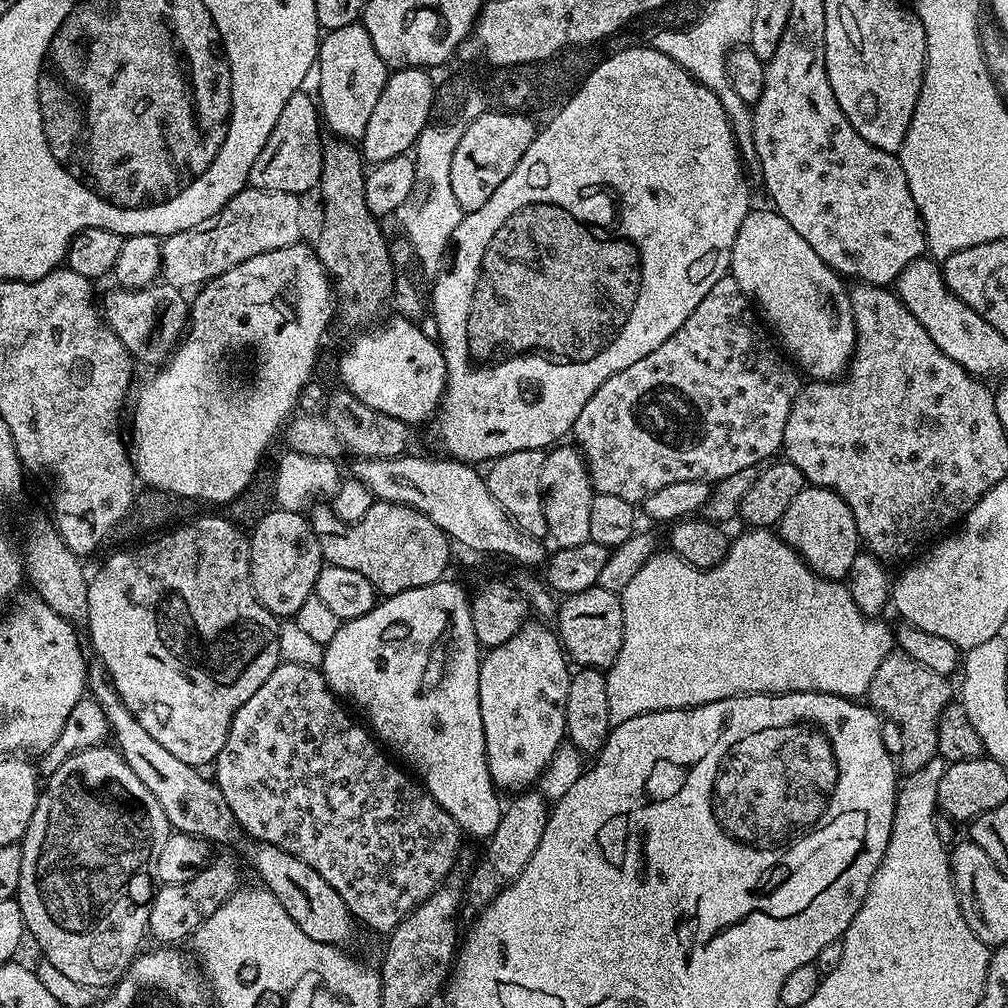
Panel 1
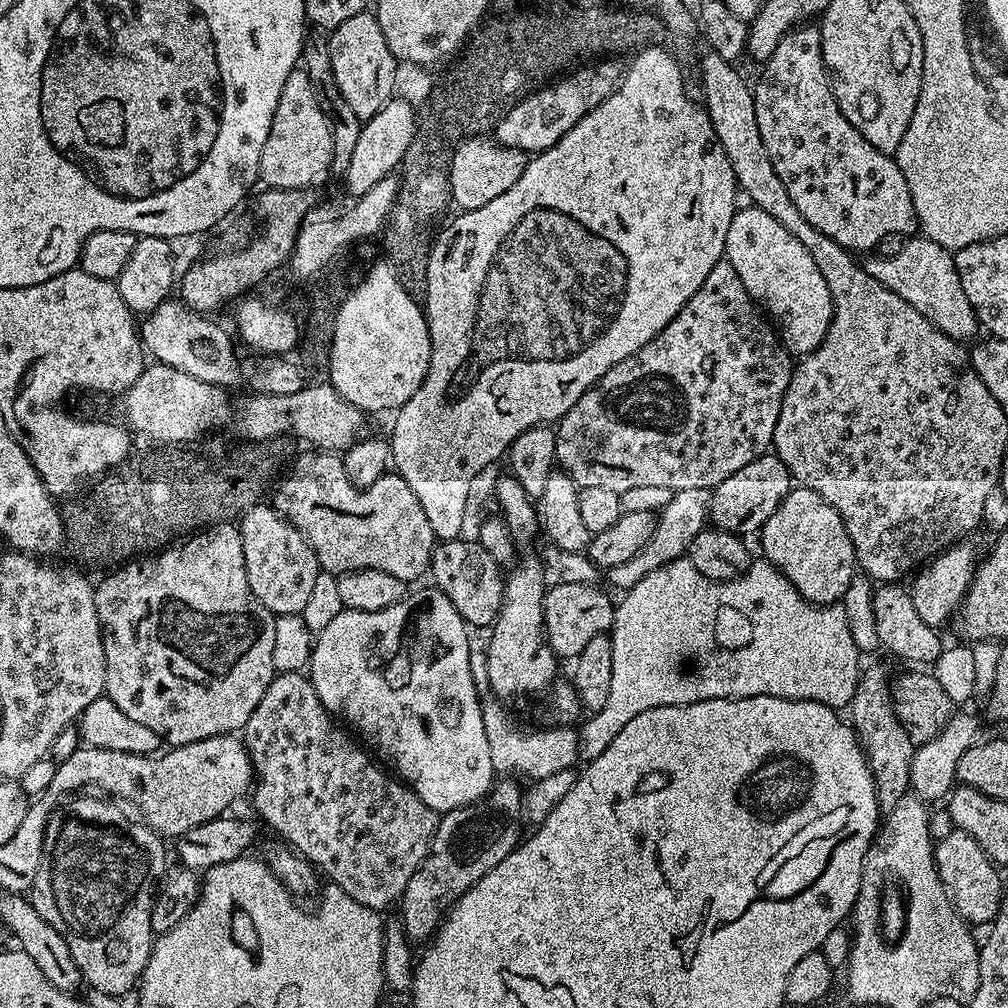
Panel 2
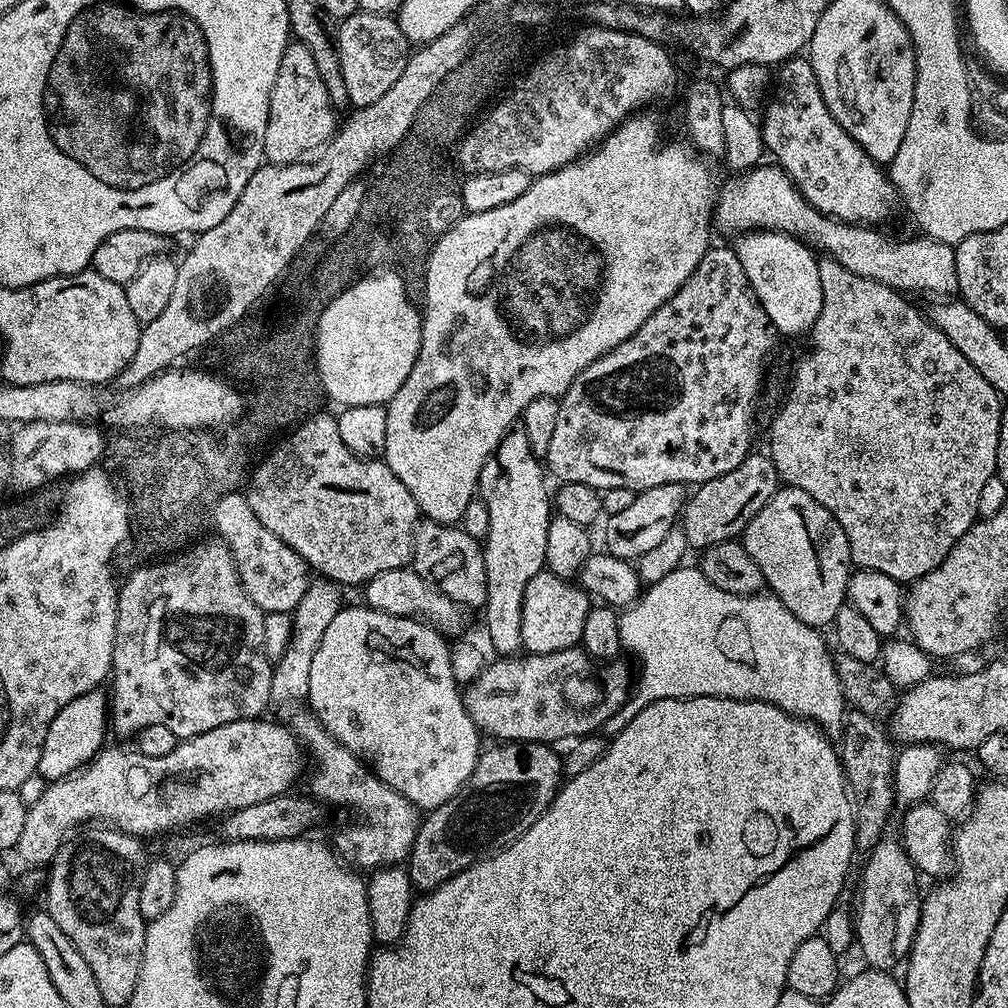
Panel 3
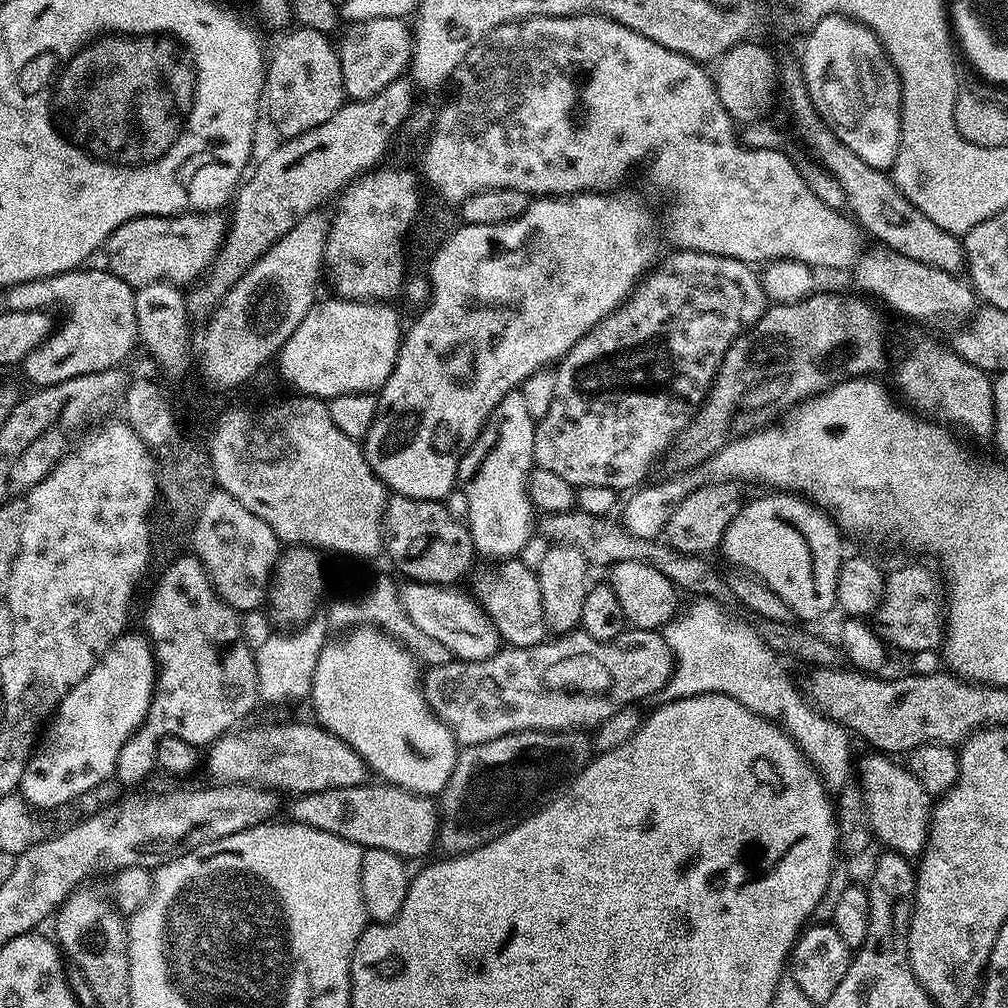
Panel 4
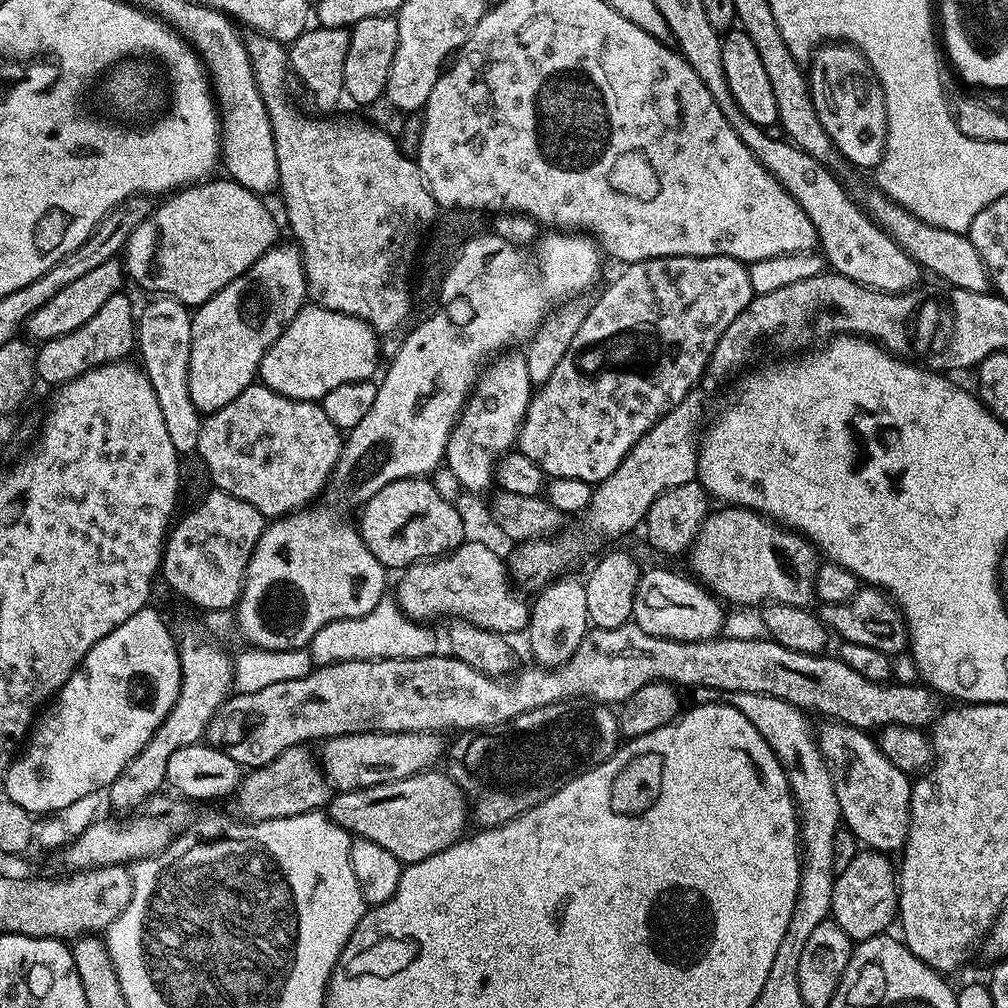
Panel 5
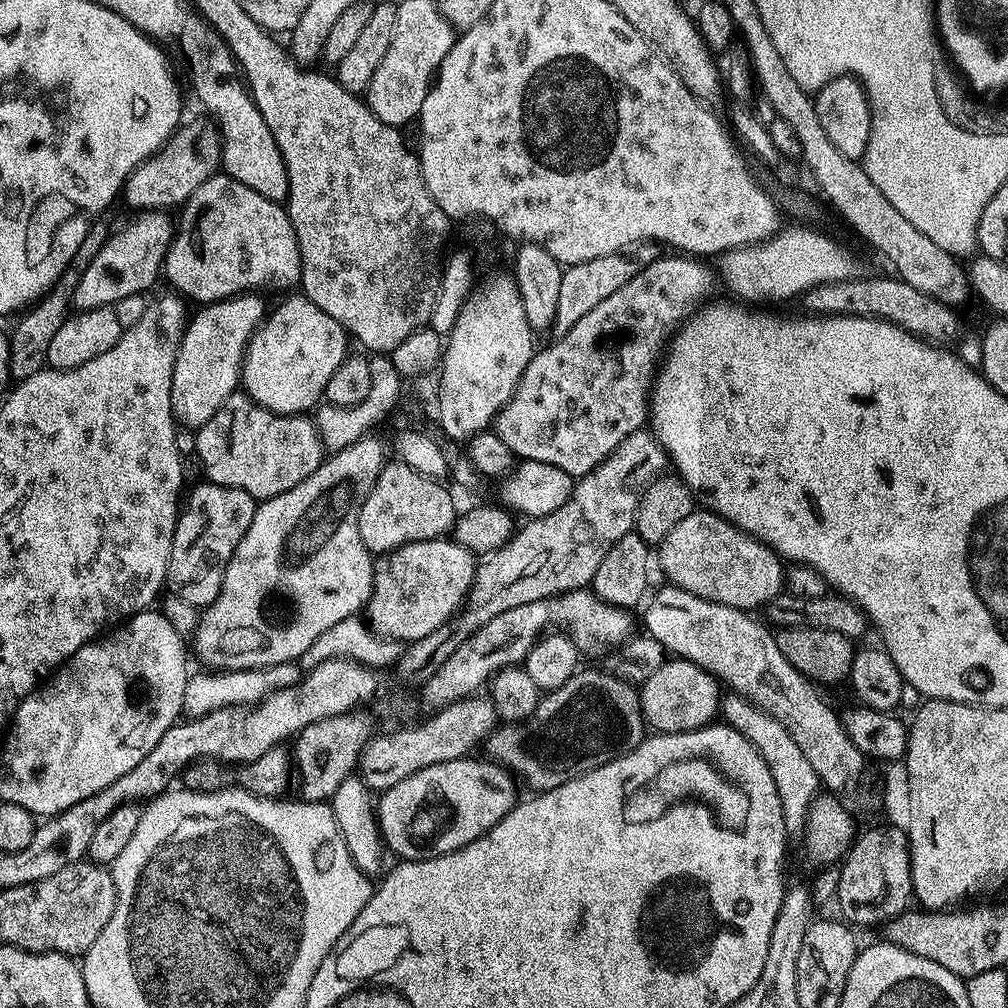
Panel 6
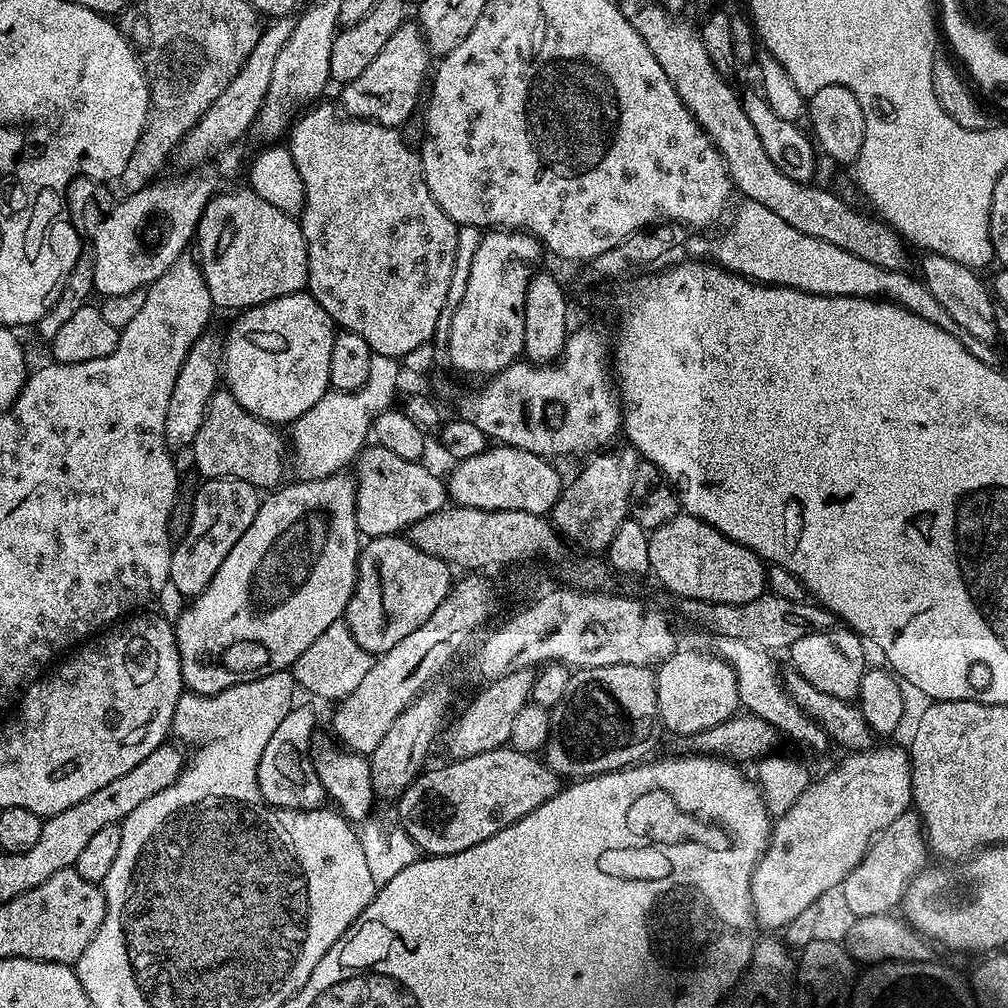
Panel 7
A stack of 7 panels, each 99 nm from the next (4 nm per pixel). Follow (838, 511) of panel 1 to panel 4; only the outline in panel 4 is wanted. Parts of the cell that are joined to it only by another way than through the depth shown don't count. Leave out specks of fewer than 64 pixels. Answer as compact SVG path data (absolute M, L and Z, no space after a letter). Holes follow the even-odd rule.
M783 490L767 494L740 507L734 522L726 526L719 555L724 555L736 567L733 569L756 577L774 590L797 621L820 620L836 608L836 579L846 555L840 541L842 533L824 509L805 497Z

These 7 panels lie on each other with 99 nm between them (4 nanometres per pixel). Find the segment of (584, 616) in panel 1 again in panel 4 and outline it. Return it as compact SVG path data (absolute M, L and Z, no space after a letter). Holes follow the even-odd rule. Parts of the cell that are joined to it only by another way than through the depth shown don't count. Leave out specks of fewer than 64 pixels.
M513 558L495 566L484 566L488 568L475 573L476 581L471 588L474 599L484 607L484 612L494 622L501 641L514 648L543 644L546 640L538 578L535 571L531 567L527 568L522 561L523 559Z

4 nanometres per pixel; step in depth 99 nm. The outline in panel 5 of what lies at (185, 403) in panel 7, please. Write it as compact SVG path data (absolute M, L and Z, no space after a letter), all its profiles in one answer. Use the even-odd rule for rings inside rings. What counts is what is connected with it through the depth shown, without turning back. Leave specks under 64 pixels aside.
M277 243L250 270L246 270L234 282L222 286L218 294L214 294L206 303L199 305L191 313L192 341L190 342L189 390L190 399L201 414L217 412L226 406L226 402L234 402L242 390L246 390L257 379L260 363L270 346L278 342L278 338L290 326L290 322L305 307L309 299L308 283L304 273L304 259L300 257L299 247L295 243Z

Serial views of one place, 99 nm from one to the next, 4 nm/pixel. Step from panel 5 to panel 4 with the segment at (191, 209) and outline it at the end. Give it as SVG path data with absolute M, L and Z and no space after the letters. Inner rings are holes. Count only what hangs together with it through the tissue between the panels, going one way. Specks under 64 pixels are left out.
M183 212L181 216L136 216L122 222L110 233L102 245L102 256L108 259L107 271L137 290L152 283L166 282L177 286L191 286L203 277L216 261L220 245L224 242L226 220L215 212Z

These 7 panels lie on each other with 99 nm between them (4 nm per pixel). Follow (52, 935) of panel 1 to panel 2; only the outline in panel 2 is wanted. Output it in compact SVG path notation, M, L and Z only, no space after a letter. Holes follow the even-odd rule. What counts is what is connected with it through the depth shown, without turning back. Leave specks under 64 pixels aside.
M60 824L47 825L44 831L44 849L38 862L38 870L34 873L30 899L34 910L38 910L38 914L43 920L50 922L50 926L54 926L54 930L62 936L66 946L70 948L70 954L78 966L83 983L88 988L97 988L106 994L114 994L124 998L127 997L126 994L131 988L133 991L137 987L140 975L144 972L154 943L152 930L153 900L124 900L124 896L132 896L132 892L136 892L136 884L140 884L140 876L144 876L144 860L140 860L140 856L136 856L136 848L128 848L128 844L124 844L124 840L116 840L116 836L108 836L108 832L96 832L96 828L80 828L80 824L64 824L64 828L60 828Z

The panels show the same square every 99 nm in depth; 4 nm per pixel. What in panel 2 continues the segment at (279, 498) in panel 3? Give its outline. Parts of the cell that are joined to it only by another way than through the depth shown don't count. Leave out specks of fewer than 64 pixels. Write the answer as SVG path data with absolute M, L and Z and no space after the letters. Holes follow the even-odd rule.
M319 450L307 451L291 461L286 475L275 485L274 507L306 538L321 569L331 574L357 572L363 568L382 570L405 582L418 579L423 572L425 575L432 563L432 550L438 541L432 533L430 518L426 518L426 510L422 510L422 502L414 498L414 490L406 486L404 479L399 474L385 474L369 488L359 489L344 479L344 461L339 455Z

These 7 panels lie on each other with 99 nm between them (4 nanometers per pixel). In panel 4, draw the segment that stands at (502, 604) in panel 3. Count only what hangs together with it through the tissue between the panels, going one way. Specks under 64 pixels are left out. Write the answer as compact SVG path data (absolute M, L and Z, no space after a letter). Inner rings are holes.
M519 390L506 394L506 398L502 398L502 402L498 402L498 406L492 412L492 417L480 432L479 438L469 446L463 458L460 459L460 475L458 477L458 488L466 494L466 499L469 502L469 514L466 521L468 533L472 535L472 544L476 547L477 553L481 557L485 556L485 561L488 562L503 562L511 560L521 555L520 551L528 544L528 539L531 538L532 532L534 536L534 509L532 507L532 497L528 494L528 482L530 473L534 467L534 434L536 433L536 420L530 418L530 413L526 407L526 401L523 400Z

